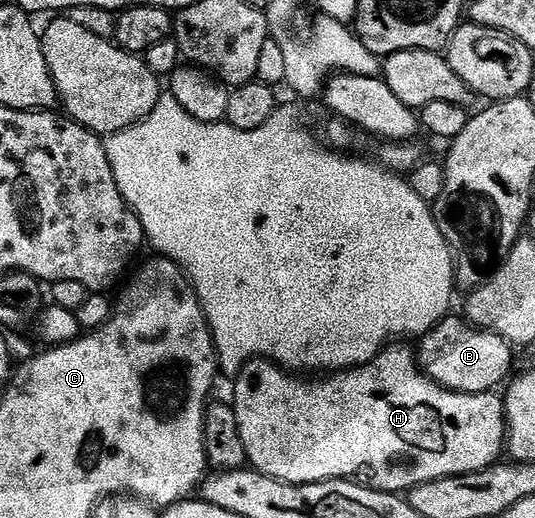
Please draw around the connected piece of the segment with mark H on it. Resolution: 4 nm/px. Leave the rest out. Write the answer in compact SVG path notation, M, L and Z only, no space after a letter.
M392 343L387 347L380 350L376 354L376 358L372 361L365 361L356 366L355 369L345 369L343 371L333 372L325 381L303 381L303 376L293 375L291 372L285 371L281 366L277 365L274 361L267 359L257 359L255 361L248 361L239 373L235 374L234 381L236 386L232 389L232 398L230 398L230 404L234 412L236 412L236 418L238 419L238 435L242 439L242 443L246 447L246 455L248 456L248 465L253 469L257 469L262 475L270 475L274 479L278 479L282 483L294 483L295 485L305 485L306 483L318 483L319 481L358 481L361 485L369 485L371 489L377 489L383 493L394 493L397 495L407 494L409 489L412 489L415 485L421 485L422 483L430 483L434 479L442 479L443 477L457 477L458 475L466 475L467 473L477 473L483 469L489 469L491 465L497 464L501 460L502 454L506 449L506 422L504 420L504 398L499 392L493 391L490 393L455 393L449 389L443 389L438 383L431 381L427 375L420 372L420 366L416 360L415 352L410 348L407 349L407 344L404 343Z

